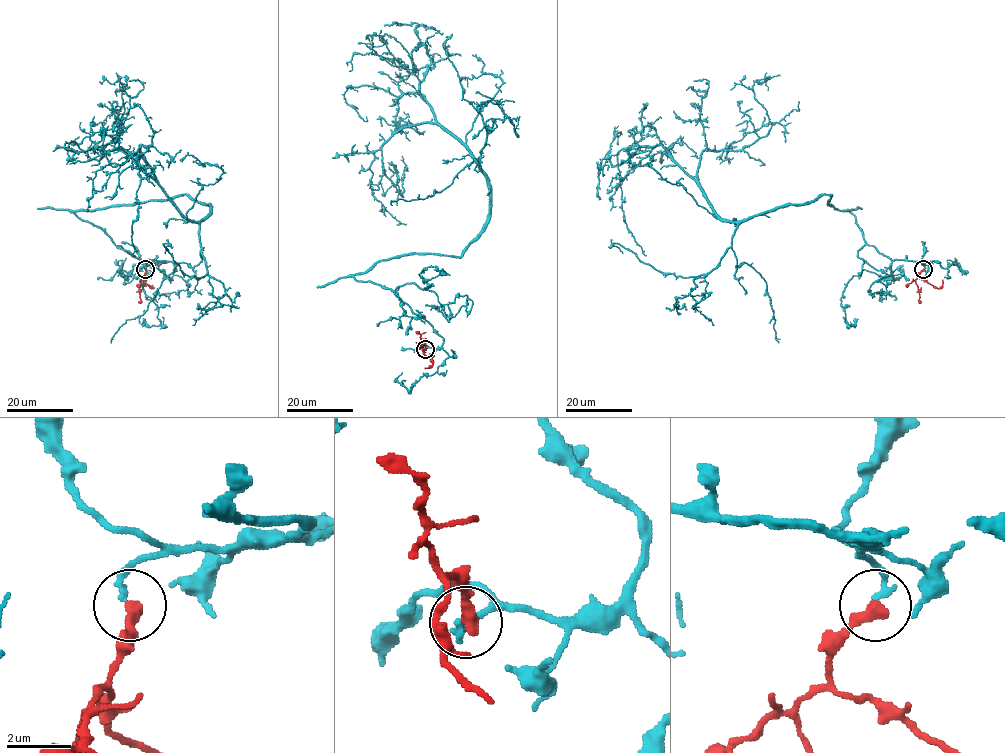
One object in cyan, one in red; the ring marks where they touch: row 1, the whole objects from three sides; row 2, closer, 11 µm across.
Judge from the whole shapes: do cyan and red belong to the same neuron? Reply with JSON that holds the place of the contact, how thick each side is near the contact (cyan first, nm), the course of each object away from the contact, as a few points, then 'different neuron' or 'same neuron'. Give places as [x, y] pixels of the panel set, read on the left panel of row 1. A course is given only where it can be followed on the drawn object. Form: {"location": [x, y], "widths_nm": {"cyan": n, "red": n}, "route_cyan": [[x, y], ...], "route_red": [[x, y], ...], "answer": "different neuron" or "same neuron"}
{"location": [145, 269], "widths_nm": {"cyan": 200, "red": 440}, "route_cyan": [[145, 269], [163, 262], [75, 212], [210, 206], [189, 221], [102, 150], [124, 110], [119, 80], [99, 81]], "route_red": [[145, 269], [143, 282], [153, 288], [145, 282], [147, 279]], "answer": "same neuron"}

